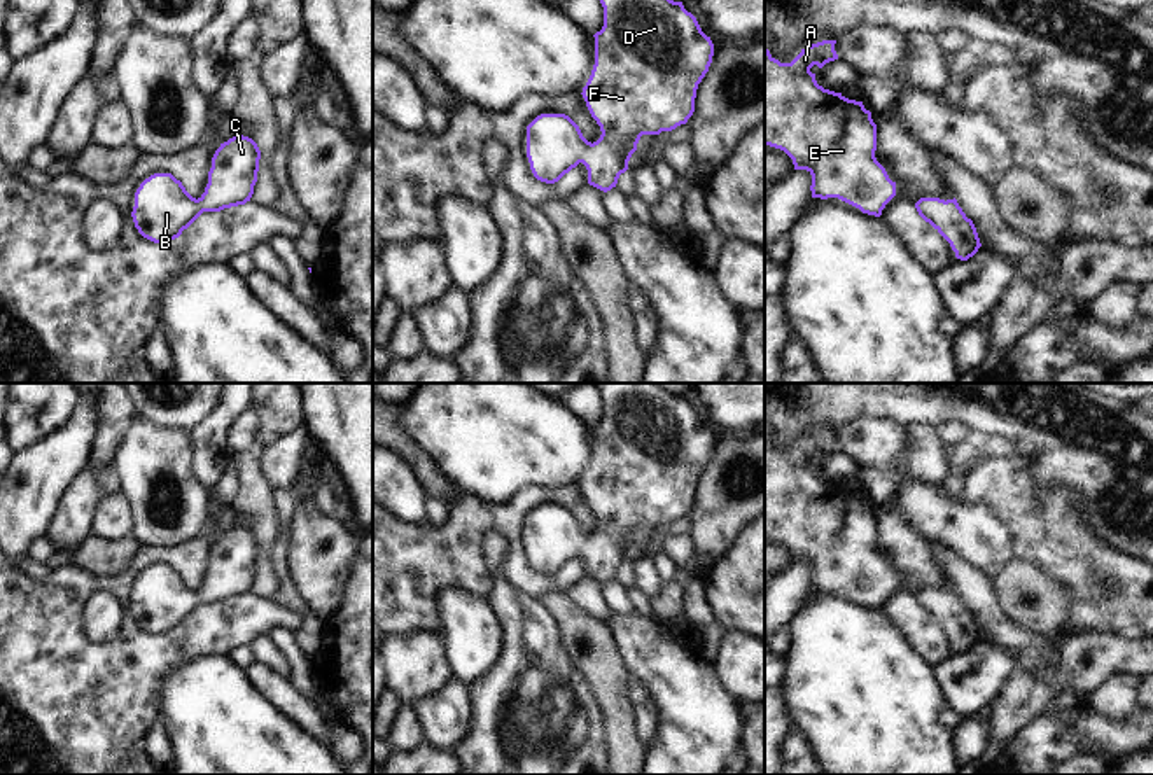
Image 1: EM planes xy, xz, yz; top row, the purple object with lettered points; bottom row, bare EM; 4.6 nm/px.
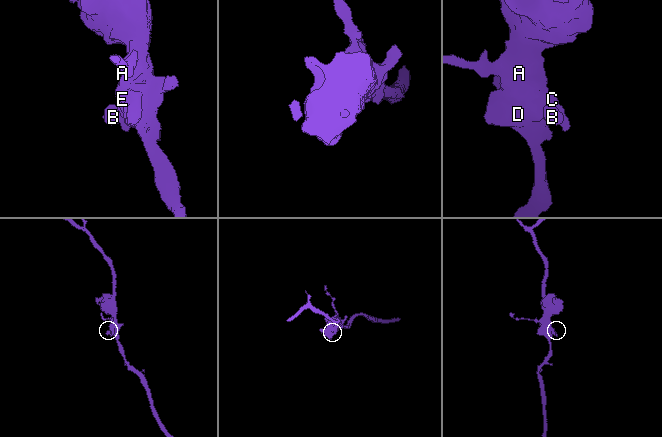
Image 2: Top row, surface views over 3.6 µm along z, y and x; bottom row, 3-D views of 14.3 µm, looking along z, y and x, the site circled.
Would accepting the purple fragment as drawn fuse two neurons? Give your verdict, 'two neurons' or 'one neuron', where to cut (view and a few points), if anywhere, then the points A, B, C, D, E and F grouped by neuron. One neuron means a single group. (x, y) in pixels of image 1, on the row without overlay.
one neuron | no cut | A B C D E F

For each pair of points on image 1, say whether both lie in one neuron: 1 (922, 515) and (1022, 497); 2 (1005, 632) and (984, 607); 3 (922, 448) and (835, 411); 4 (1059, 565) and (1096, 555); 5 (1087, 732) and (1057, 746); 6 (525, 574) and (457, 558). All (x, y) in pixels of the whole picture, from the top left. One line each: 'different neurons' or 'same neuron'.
1: different neurons
2: same neuron
3: different neurons
4: same neuron
5: different neurons
6: same neuron

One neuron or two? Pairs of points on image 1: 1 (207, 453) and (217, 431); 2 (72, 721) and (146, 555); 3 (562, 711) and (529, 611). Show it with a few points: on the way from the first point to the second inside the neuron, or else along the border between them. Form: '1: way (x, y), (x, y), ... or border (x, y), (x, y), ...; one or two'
1: way (212, 448), (212, 436); one
2: way (114, 679), (126, 667), (128, 656), (126, 597); one
3: way (538, 686), (532, 635); one

